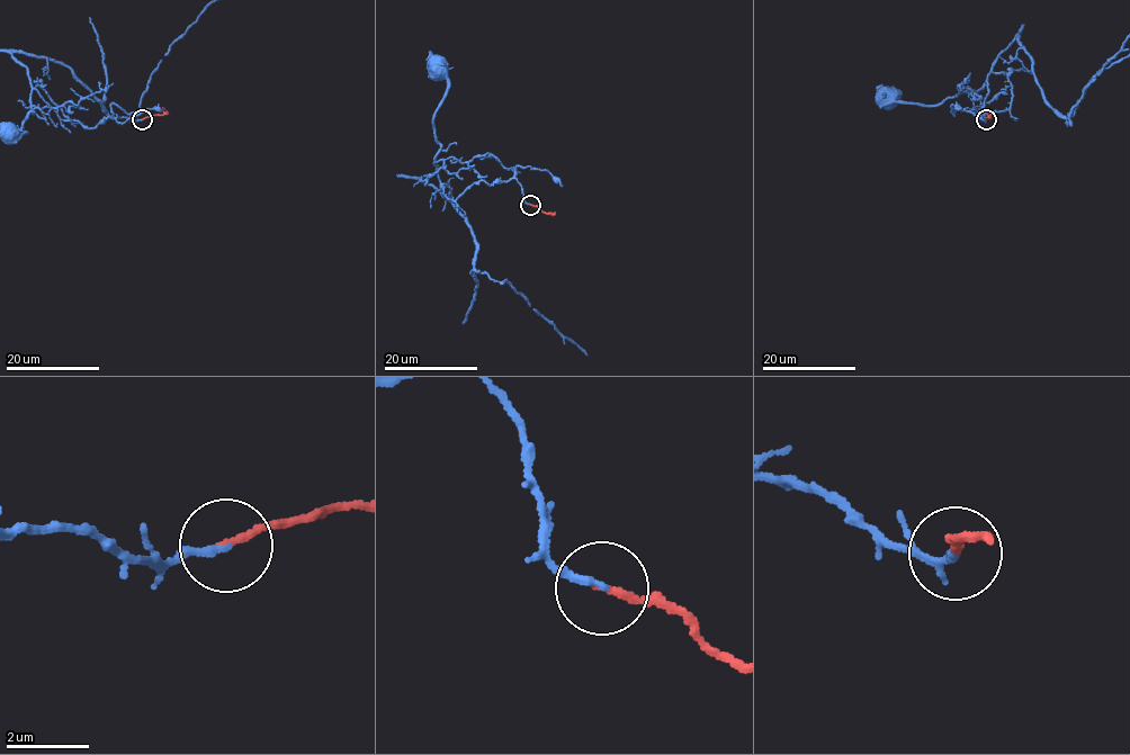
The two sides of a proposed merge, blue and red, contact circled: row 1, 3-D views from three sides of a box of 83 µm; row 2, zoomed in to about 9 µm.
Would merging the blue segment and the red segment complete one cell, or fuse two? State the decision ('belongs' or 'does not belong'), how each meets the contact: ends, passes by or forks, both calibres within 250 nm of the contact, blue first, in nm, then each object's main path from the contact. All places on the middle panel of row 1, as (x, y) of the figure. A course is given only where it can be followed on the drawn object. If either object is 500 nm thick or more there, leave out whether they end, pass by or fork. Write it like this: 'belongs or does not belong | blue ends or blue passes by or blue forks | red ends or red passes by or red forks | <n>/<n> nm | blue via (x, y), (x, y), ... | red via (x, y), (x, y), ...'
belongs | blue ends | red ends | 180/180 nm | blue via (530, 205), (513, 178), (478, 180), (454, 200), (445, 195), (432, 120), (447, 79), (437, 69) | red via (530, 205), (552, 212)

